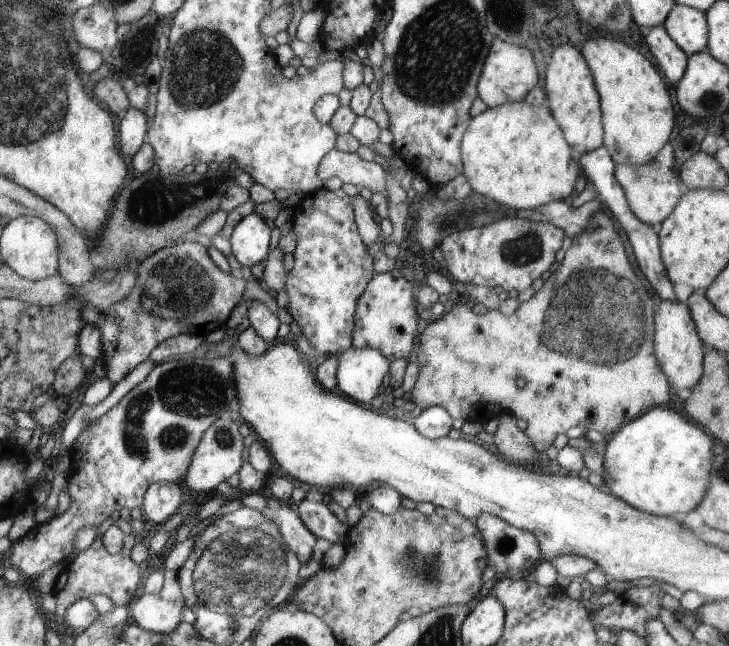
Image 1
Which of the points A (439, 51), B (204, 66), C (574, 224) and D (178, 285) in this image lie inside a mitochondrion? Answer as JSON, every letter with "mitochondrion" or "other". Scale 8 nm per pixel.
{"A":"mitochondrion","B":"mitochondrion","C":"other","D":"mitochondrion"}

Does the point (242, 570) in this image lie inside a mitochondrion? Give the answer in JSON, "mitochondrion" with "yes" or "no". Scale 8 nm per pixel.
{"mitochondrion":"yes"}

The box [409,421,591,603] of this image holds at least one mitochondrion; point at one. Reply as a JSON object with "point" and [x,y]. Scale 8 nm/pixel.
{"point":[434,580]}

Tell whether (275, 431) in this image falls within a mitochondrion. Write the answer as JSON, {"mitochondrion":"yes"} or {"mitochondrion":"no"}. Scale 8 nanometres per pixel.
{"mitochondrion":"no"}

